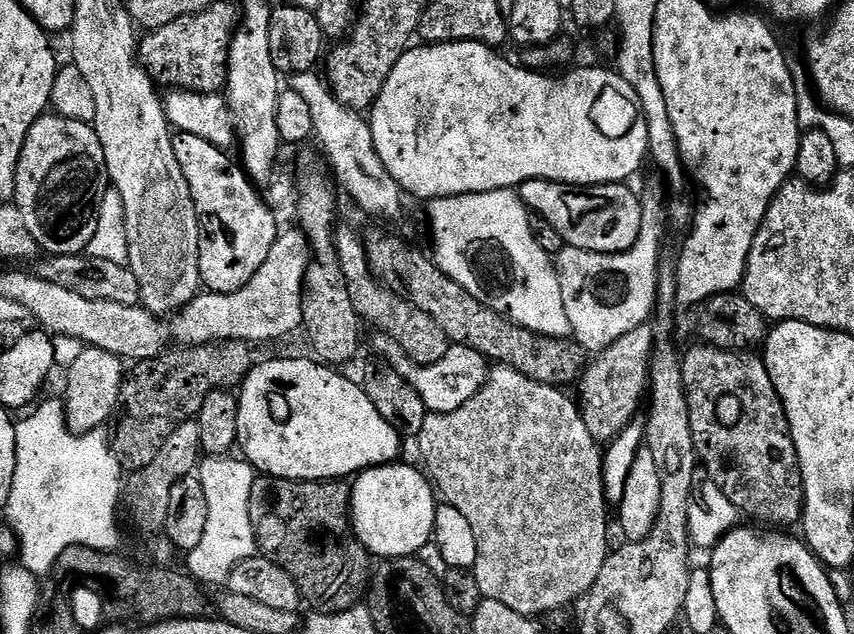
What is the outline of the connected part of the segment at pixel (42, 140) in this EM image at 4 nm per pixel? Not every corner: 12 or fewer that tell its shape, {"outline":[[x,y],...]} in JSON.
{"outline":[[91,123],[30,126],[14,203],[48,256],[87,253],[110,190]]}

